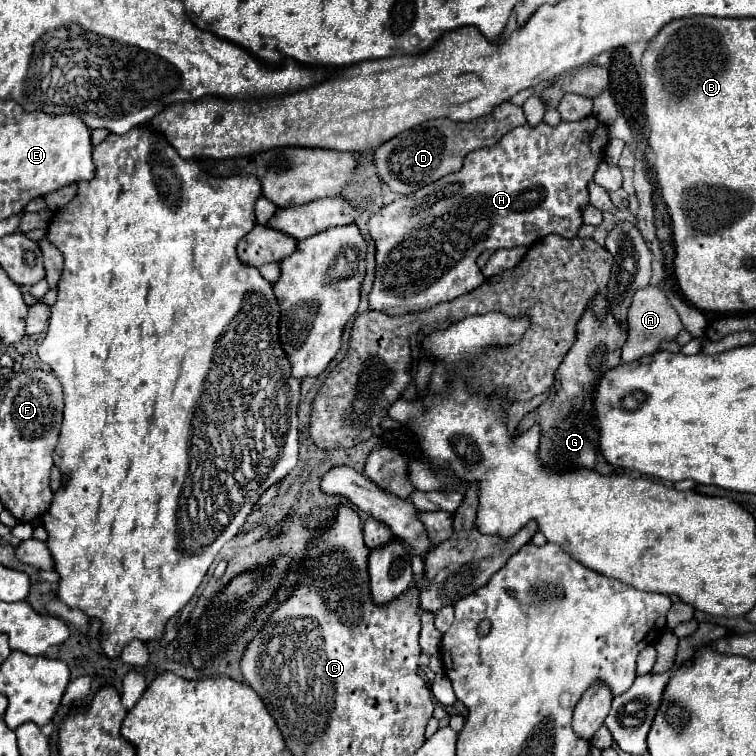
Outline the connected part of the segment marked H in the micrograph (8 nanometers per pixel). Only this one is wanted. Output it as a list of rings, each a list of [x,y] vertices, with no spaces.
[[[587,116],[575,124],[523,124],[507,132],[491,148],[469,152],[459,172],[377,210],[367,224],[377,244],[377,276],[369,294],[369,308],[389,316],[429,310],[439,302],[453,300],[477,288],[475,260],[485,250],[531,246],[547,234],[575,238],[583,224],[583,208],[589,204],[589,184],[605,160],[609,134],[609,126],[601,124],[595,116]]]

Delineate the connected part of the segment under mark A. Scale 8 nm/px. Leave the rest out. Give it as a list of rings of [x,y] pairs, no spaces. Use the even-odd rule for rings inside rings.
[[[645,286],[635,292],[631,308],[628,309],[627,324],[629,336],[621,349],[621,362],[637,362],[639,358],[657,352],[655,346],[659,346],[661,340],[675,340],[675,336],[683,328],[677,312],[671,308],[657,286]]]

